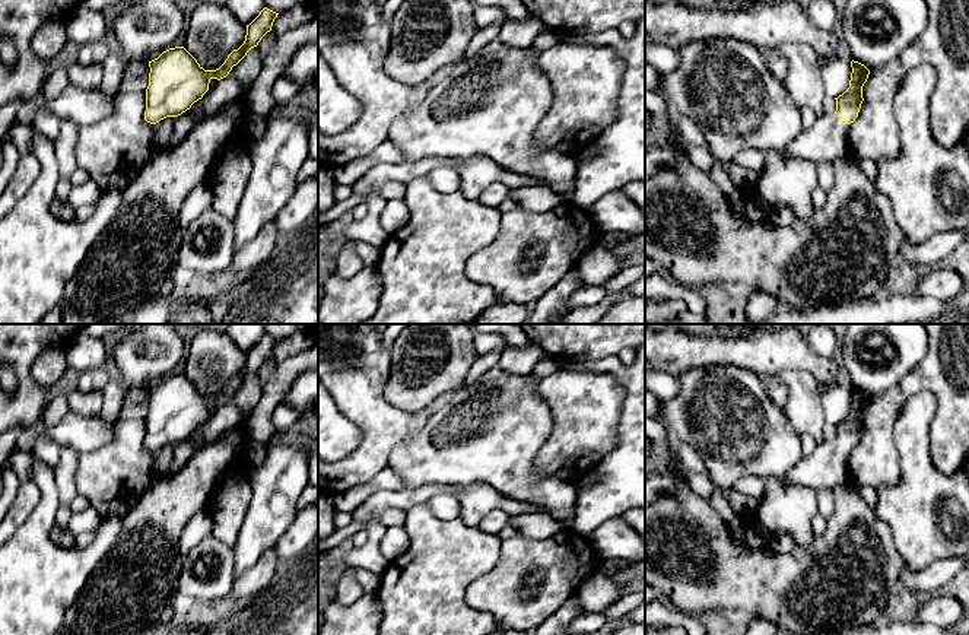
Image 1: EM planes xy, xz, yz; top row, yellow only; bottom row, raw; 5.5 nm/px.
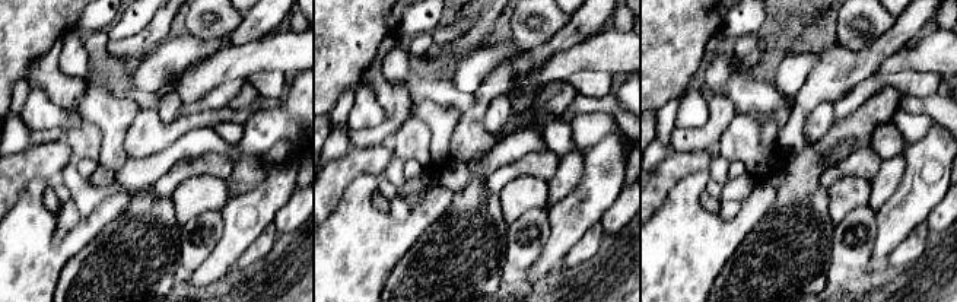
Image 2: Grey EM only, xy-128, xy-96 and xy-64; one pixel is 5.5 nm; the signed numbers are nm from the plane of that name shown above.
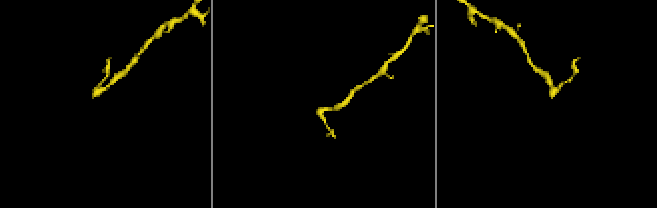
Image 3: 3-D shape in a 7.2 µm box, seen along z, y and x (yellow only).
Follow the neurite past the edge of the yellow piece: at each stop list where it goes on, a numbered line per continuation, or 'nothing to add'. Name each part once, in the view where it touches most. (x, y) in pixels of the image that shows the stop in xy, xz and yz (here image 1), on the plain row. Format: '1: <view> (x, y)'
1: yz (826, 467)

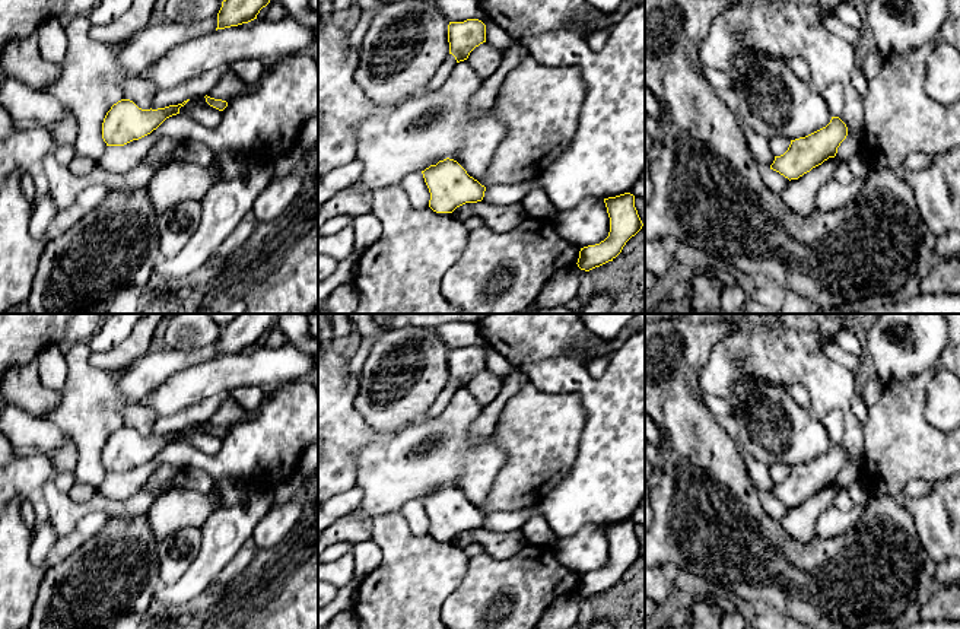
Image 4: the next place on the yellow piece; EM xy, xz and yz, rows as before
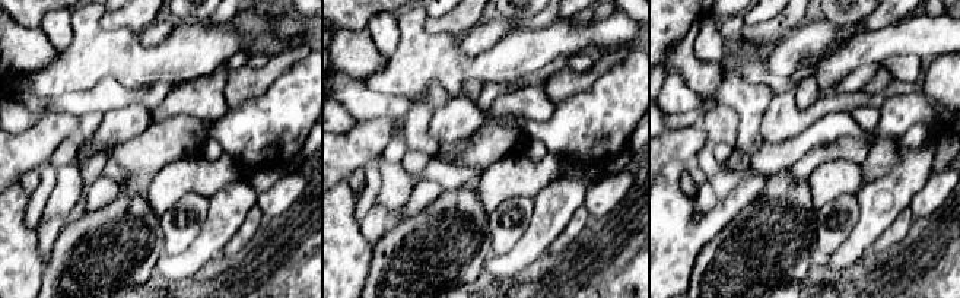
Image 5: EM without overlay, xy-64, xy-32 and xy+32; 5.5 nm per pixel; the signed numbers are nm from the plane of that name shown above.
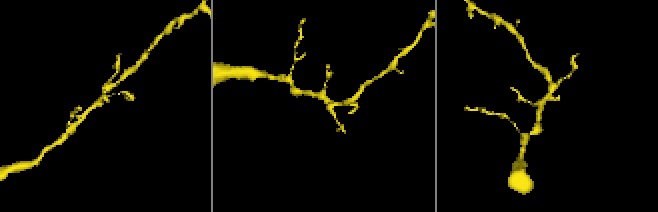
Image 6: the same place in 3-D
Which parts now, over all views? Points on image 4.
nothing to add

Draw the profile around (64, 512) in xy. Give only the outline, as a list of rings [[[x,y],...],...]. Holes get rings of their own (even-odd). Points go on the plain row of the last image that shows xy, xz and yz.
[[[190,468],[181,470],[169,485],[155,490],[140,490],[123,502],[96,495],[90,502],[79,503],[71,501],[67,493],[60,492],[54,486],[53,480],[50,480],[41,490],[50,509],[51,527],[60,539],[69,536],[77,521],[92,509],[102,509],[109,517],[146,515],[156,498],[168,489],[191,489],[196,492],[209,493],[213,487],[214,479],[209,473]]]

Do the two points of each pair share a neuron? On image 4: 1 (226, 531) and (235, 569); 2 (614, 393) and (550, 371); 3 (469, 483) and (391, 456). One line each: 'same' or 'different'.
1: different
2: same
3: same

